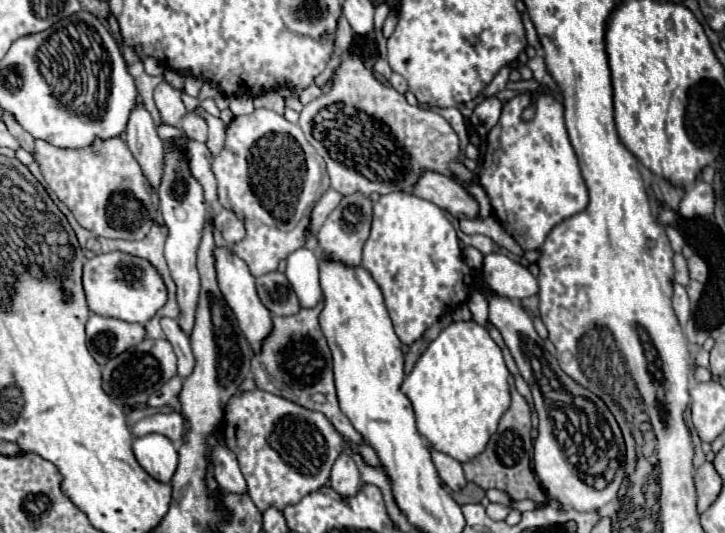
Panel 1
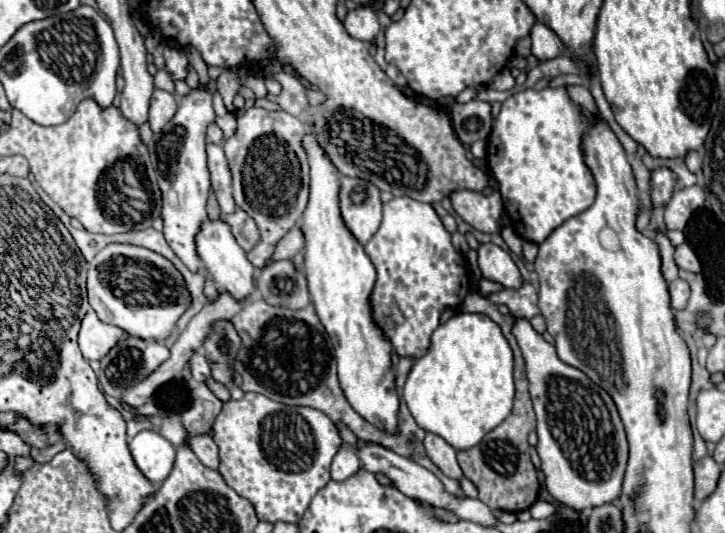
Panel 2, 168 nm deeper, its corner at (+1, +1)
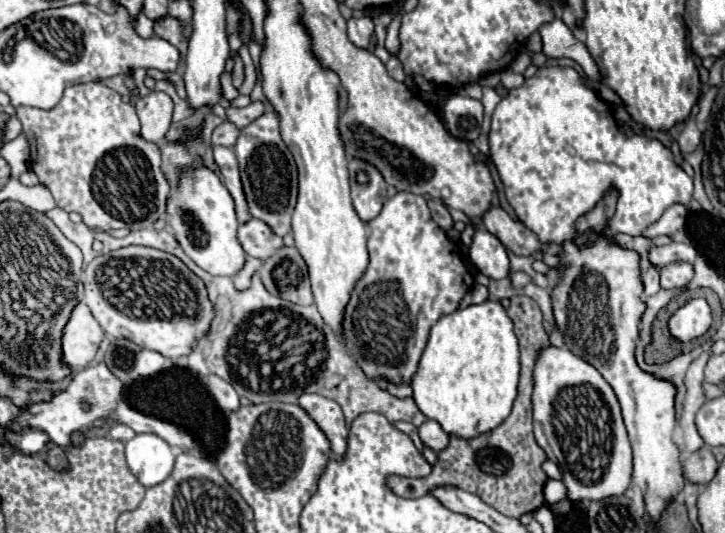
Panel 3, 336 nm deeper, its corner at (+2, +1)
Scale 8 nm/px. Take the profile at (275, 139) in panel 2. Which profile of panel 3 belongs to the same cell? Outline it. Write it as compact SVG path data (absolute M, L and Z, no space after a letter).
M266 111L264 115L260 115L260 119L254 119L248 127L240 129L234 153L240 163L240 177L250 215L272 227L276 235L284 237L286 233L290 233L292 211L296 207L298 171L294 157L280 135L280 121L276 119L276 111Z

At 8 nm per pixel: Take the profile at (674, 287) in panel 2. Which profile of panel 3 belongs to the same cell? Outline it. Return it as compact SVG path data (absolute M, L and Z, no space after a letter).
M672 263L660 269L662 289L684 289L692 279L694 271L690 263Z

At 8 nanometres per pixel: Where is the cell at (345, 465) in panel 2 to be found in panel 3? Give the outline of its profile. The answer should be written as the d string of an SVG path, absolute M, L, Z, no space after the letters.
M310 393L302 395L298 403L326 433L328 441L332 443L334 459L344 459L348 447L348 427L344 421L344 413L340 411L340 405L332 399L326 399L322 395L310 395Z

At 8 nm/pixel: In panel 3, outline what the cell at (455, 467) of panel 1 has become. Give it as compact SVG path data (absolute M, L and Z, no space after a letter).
M424 421L420 425L420 439L426 447L430 447L432 451L440 453L444 447L448 447L448 439L450 435L442 431L442 427L436 421Z

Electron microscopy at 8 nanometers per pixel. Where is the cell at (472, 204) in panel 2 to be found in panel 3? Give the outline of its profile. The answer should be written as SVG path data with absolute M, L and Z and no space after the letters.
M490 207L482 215L482 227L496 235L506 249L516 255L534 255L542 249L538 237L526 229L520 221L512 221L502 207Z

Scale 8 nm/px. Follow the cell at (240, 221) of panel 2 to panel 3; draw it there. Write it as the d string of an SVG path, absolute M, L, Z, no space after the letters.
M250 219L238 227L238 241L250 257L258 257L262 261L282 247L282 237L274 235L260 219Z

